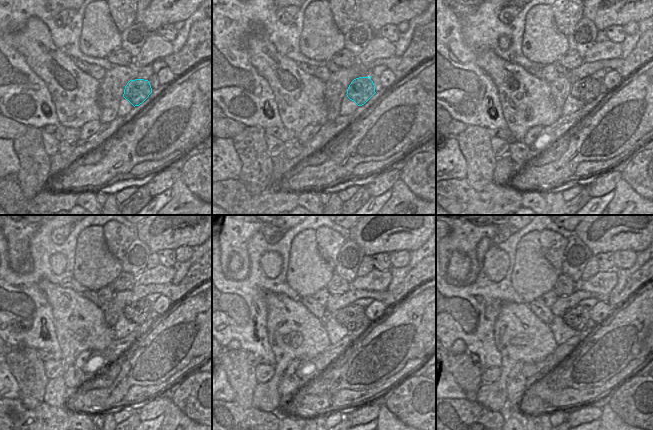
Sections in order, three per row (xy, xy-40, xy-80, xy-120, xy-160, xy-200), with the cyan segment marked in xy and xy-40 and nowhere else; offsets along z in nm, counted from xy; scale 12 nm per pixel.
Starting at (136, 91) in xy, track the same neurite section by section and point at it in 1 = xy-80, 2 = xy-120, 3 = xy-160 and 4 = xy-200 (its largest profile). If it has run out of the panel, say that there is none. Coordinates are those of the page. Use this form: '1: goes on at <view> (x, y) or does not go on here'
1: goes on at xy-80 (585, 90)
2: goes on at xy-120 (137, 313)
3: goes on at xy-160 (351, 317)
4: goes on at xy-200 (576, 317)

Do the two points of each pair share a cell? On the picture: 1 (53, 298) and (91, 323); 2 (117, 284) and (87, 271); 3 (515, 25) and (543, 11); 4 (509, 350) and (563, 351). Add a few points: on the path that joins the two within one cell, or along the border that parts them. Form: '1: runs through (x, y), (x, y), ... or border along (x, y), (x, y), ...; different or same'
1: runs through (62, 302), (82, 322); same
2: border along (122, 270), (110, 284); different
3: border along (529, 10), (525, 17), (523, 41), (521, 43); different
4: border along (558, 345), (542, 361), (534, 364); different

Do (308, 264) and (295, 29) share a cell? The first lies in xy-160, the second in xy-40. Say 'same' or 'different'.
different

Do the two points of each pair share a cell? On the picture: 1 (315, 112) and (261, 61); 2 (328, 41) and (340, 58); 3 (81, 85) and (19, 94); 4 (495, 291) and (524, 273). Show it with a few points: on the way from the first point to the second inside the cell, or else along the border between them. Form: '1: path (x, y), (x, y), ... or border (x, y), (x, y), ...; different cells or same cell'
1: path (300, 99), (293, 92), (282, 88), (274, 76); same cell
2: border (344, 47), (331, 59); different cells
3: border (32, 72), (43, 83), (56, 112); different cells
4: border (514, 259), (511, 286), (522, 298), (523, 302); different cells

